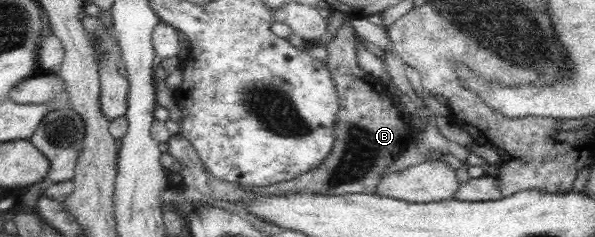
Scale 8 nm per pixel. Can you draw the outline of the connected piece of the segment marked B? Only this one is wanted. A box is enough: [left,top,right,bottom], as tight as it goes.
[255,20,411,196]

